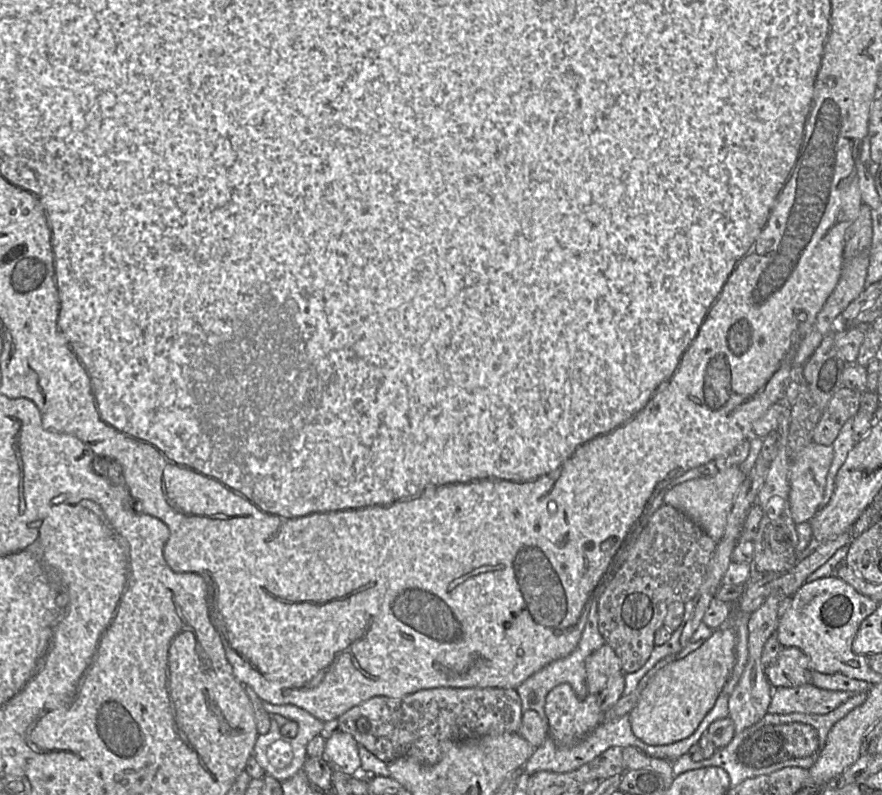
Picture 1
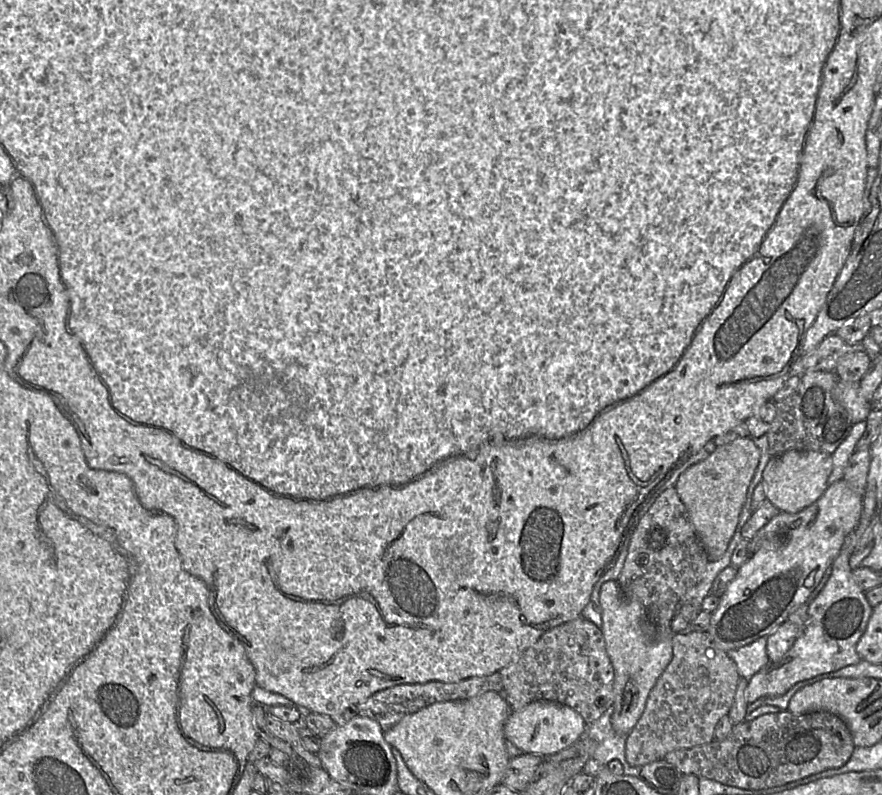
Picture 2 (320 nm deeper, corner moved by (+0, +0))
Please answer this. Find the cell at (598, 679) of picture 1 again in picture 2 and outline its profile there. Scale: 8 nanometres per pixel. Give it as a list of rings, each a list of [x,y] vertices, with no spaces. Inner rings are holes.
[[[579,616],[544,633],[537,640],[537,642],[529,647],[516,661],[507,667],[502,668],[499,673],[503,681],[503,689],[505,689],[507,692],[506,701],[509,704],[511,710],[522,709],[529,703],[536,700],[554,701],[574,709],[583,717],[585,723],[588,725],[589,723],[597,720],[610,706],[613,705],[614,702],[614,669],[606,652],[603,633],[599,627],[582,616]]]

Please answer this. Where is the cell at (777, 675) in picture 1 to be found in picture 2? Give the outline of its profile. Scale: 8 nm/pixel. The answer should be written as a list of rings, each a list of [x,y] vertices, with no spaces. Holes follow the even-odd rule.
[[[808,603],[801,605],[787,620],[767,636],[767,655],[777,662],[791,649],[807,619]]]

